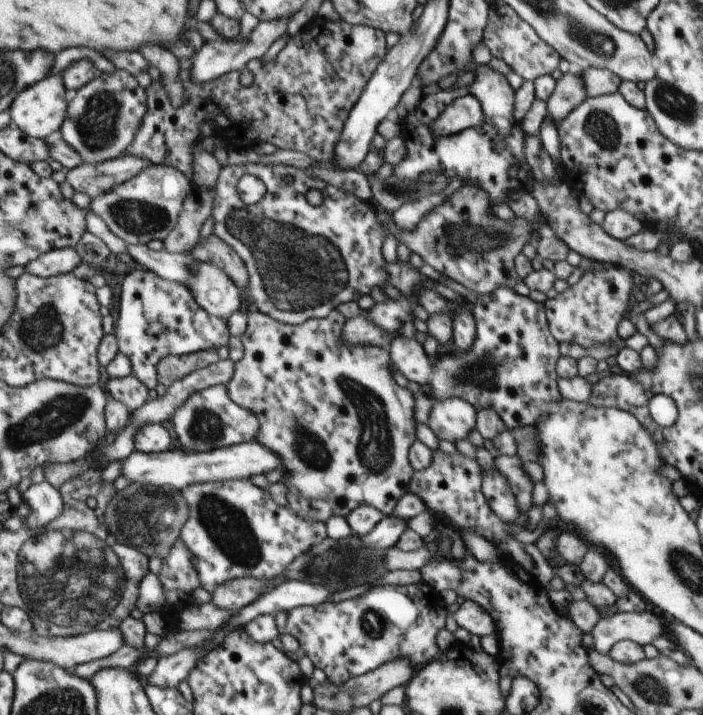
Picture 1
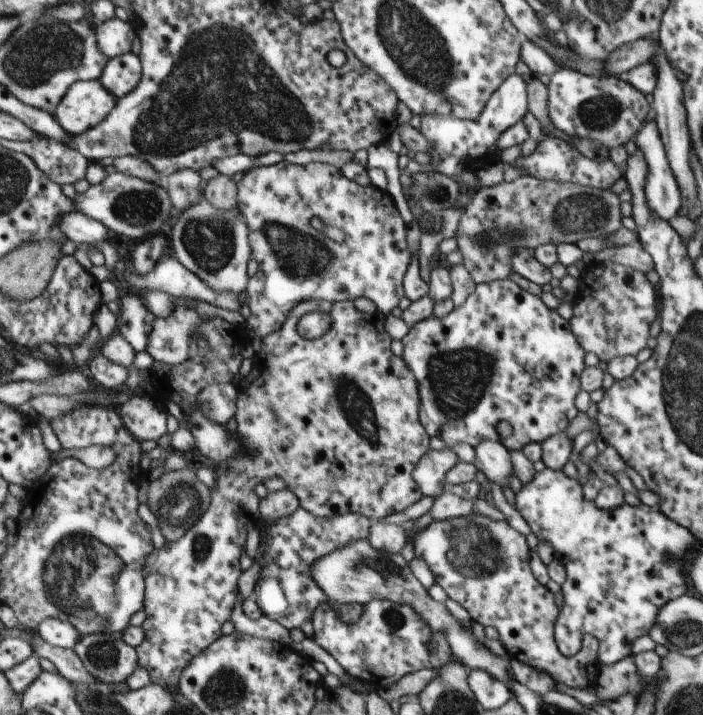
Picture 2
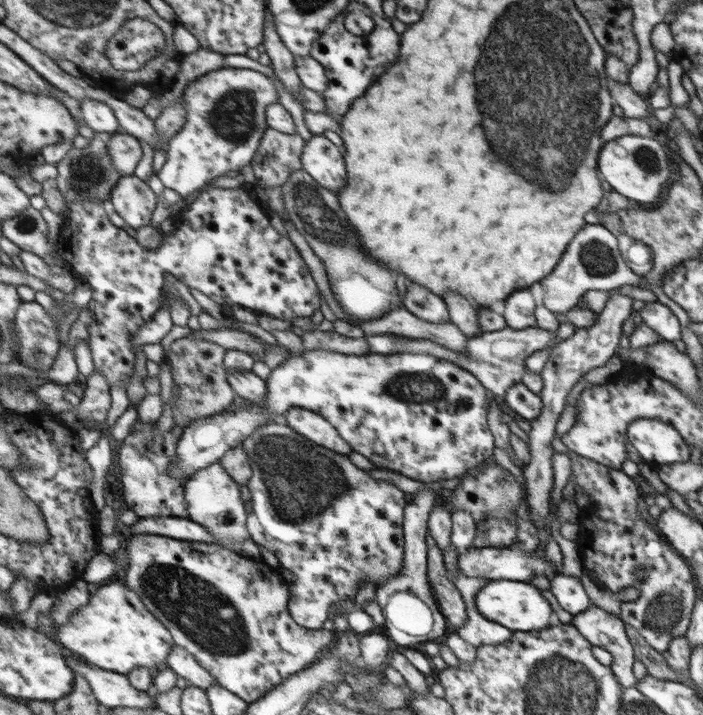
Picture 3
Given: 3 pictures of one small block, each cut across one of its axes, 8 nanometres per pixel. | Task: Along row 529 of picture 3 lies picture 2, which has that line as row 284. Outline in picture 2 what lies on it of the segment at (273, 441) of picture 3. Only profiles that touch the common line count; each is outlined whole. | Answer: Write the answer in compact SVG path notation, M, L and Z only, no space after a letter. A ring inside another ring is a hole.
M282 161L276 165L256 167L244 174L242 180L237 182L237 204L248 222L248 242L252 258L258 263L258 271L250 277L244 292L245 302L250 308L246 324L258 339L280 330L300 301L324 300L333 303L366 297L376 304L377 310L388 315L404 296L402 278L410 264L406 224L388 191L380 192L372 184L360 186L346 178L341 169L327 163L296 165ZM316 216L320 220L320 228L312 227L312 218ZM328 226L341 229L345 233L344 241L328 238L324 232L330 230Z

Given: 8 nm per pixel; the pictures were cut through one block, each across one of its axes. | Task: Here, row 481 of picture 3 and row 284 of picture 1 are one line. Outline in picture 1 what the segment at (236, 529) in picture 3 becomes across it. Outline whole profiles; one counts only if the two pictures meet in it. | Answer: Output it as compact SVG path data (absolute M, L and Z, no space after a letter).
M201 262L201 266L195 271L195 276L188 286L196 301L200 301L202 309L210 316L228 320L232 314L241 310L241 292L222 270L212 264Z

